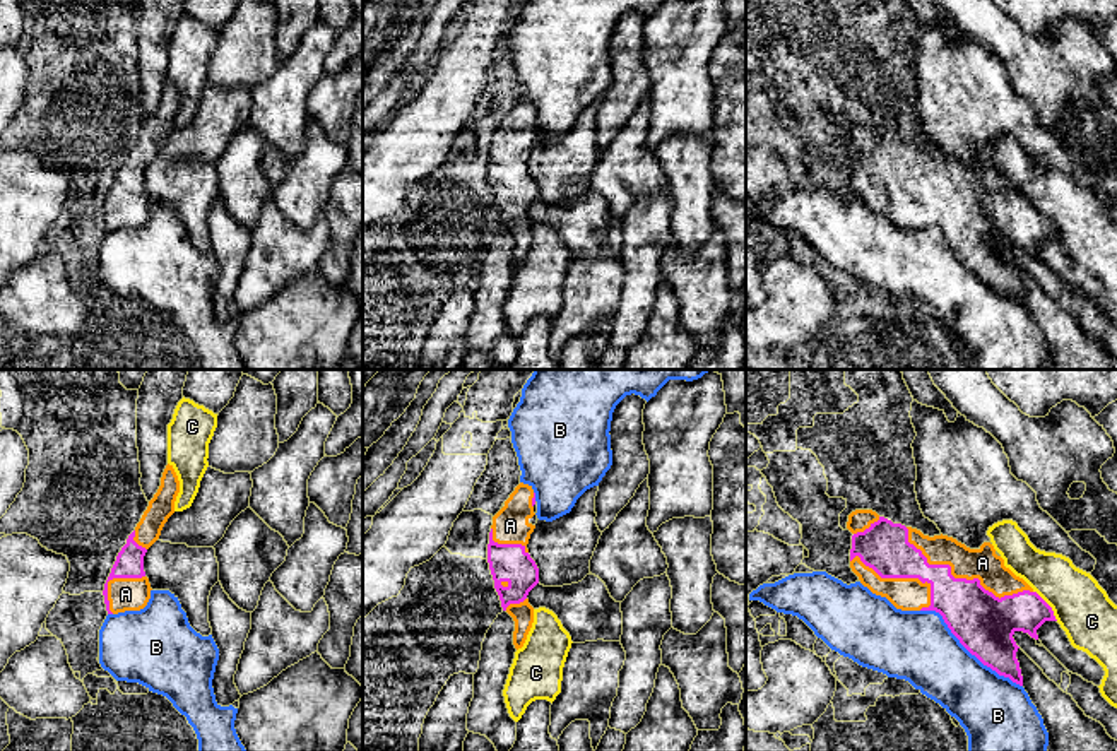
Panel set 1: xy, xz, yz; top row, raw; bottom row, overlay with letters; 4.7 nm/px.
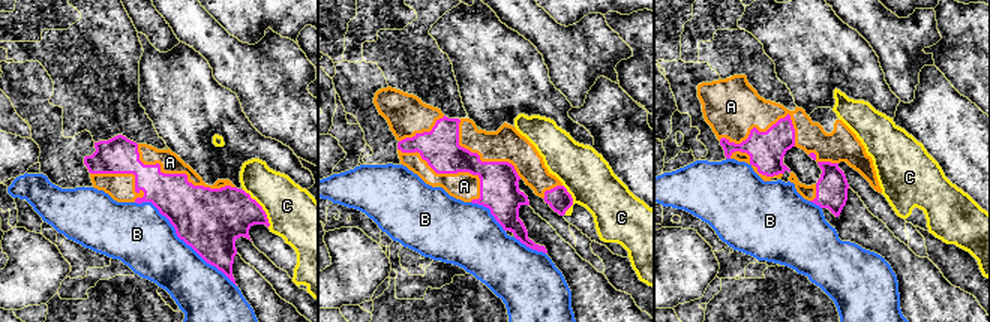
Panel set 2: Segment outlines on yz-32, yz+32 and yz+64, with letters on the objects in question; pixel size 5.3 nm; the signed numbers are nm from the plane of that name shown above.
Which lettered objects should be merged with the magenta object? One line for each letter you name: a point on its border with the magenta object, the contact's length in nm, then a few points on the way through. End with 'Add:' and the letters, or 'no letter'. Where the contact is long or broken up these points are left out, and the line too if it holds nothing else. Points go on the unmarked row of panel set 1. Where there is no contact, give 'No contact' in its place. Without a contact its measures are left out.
A: Touches magenta at yz (960, 195). Shared border 650 nm
Add: A

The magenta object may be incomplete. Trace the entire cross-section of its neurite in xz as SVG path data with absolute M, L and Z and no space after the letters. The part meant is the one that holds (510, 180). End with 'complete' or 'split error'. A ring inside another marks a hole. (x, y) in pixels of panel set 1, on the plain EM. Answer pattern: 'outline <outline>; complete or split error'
outline M520 99L505 123L493 133L488 161L488 180L494 197L494 205L499 212L501 224L515 238L513 262L522 265L534 239L534 224L529 221L529 209L539 200L539 185L530 174L527 161L535 142L529 137L535 132L535 109L532 103Z; split error

